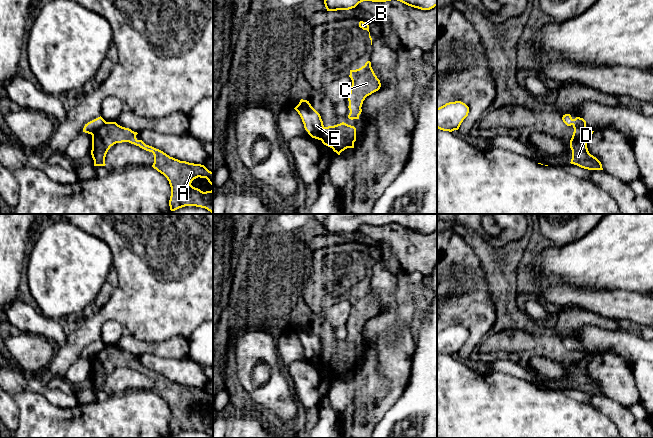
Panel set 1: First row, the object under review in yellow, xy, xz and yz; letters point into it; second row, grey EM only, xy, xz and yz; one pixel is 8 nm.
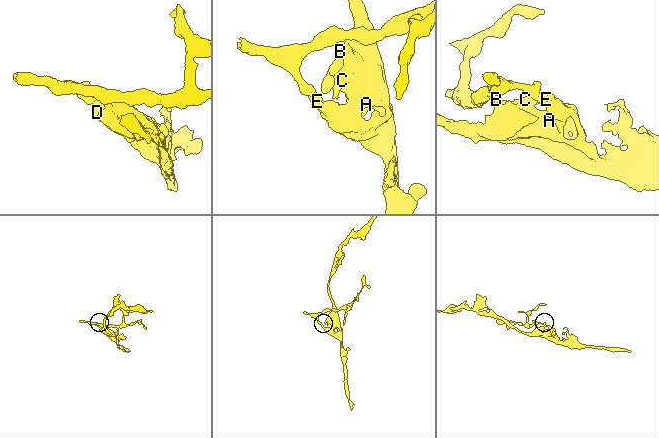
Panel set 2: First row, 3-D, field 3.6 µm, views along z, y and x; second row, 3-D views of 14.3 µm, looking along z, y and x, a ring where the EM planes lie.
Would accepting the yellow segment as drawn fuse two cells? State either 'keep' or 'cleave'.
cleave

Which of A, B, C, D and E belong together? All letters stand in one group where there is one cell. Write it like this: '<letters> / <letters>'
A B C D / E

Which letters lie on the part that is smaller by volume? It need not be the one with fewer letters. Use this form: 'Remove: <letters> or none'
Remove: E

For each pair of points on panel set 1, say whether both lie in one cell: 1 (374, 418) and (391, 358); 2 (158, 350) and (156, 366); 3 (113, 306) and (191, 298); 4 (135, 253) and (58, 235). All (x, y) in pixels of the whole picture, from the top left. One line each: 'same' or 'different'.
1: same
2: different
3: same
4: different

